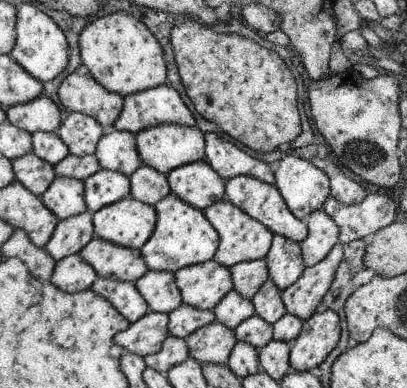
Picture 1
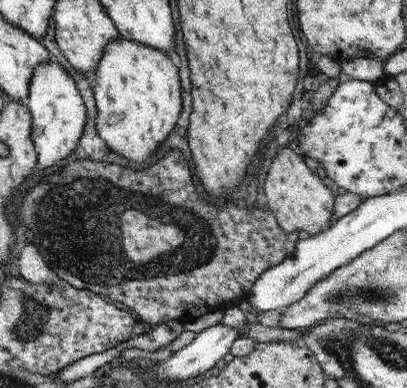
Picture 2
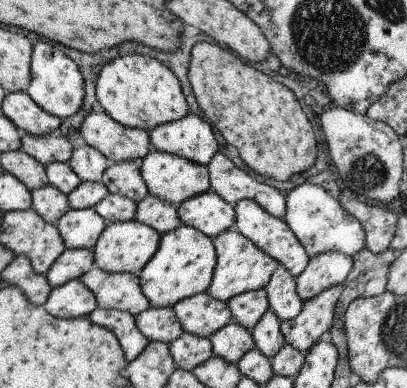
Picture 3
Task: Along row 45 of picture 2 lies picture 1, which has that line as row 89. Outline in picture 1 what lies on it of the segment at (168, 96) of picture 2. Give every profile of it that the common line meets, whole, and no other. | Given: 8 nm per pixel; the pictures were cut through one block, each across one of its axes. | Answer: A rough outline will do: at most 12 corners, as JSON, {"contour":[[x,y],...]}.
{"contour":[[113,12],[79,32],[79,56],[109,92],[165,84],[159,40]]}

